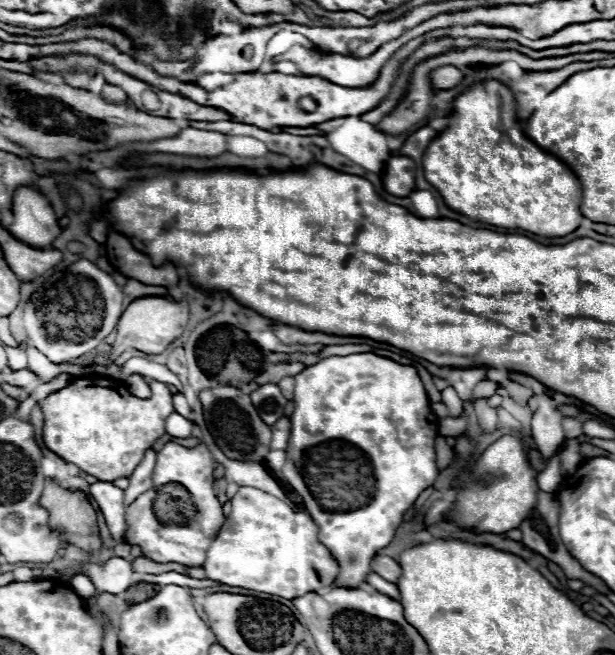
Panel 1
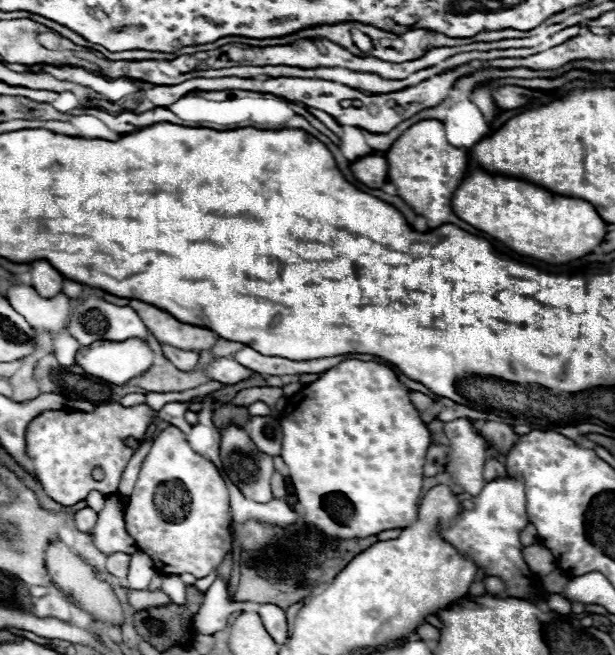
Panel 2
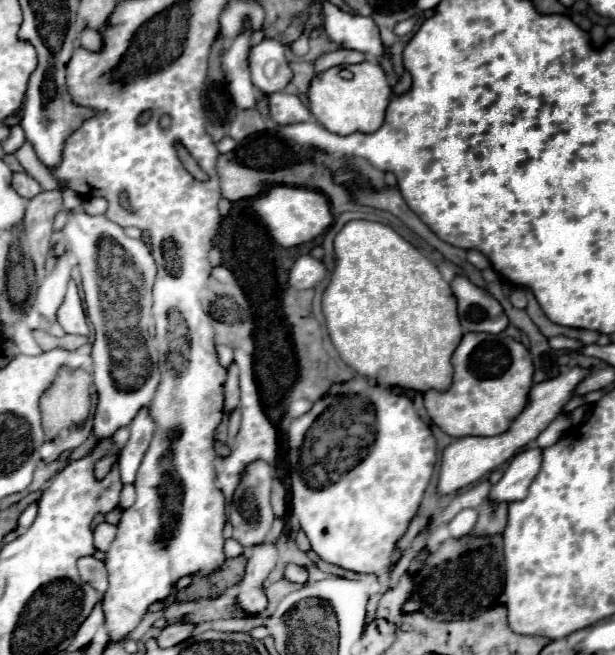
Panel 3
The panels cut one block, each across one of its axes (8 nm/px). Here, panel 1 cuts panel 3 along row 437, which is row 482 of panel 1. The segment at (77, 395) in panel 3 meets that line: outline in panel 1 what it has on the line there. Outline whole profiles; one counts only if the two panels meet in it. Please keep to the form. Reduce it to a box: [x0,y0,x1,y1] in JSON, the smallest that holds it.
[40,480,102,552]

